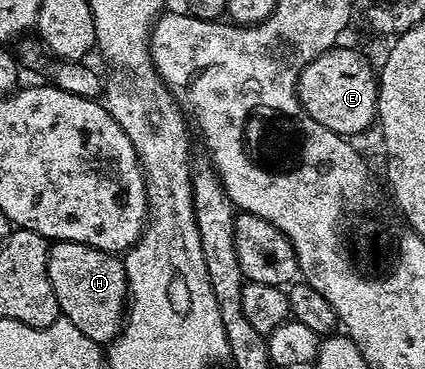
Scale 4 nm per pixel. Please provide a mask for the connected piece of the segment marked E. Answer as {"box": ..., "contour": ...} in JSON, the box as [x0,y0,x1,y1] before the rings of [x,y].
{"box":[297,46,377,138],"contour":[[[334,46],[315,62],[301,71],[297,80],[297,96],[301,107],[308,116],[315,118],[319,126],[327,126],[336,136],[357,138],[360,132],[374,127],[377,120],[377,81],[375,68],[372,68],[353,48]]]}

